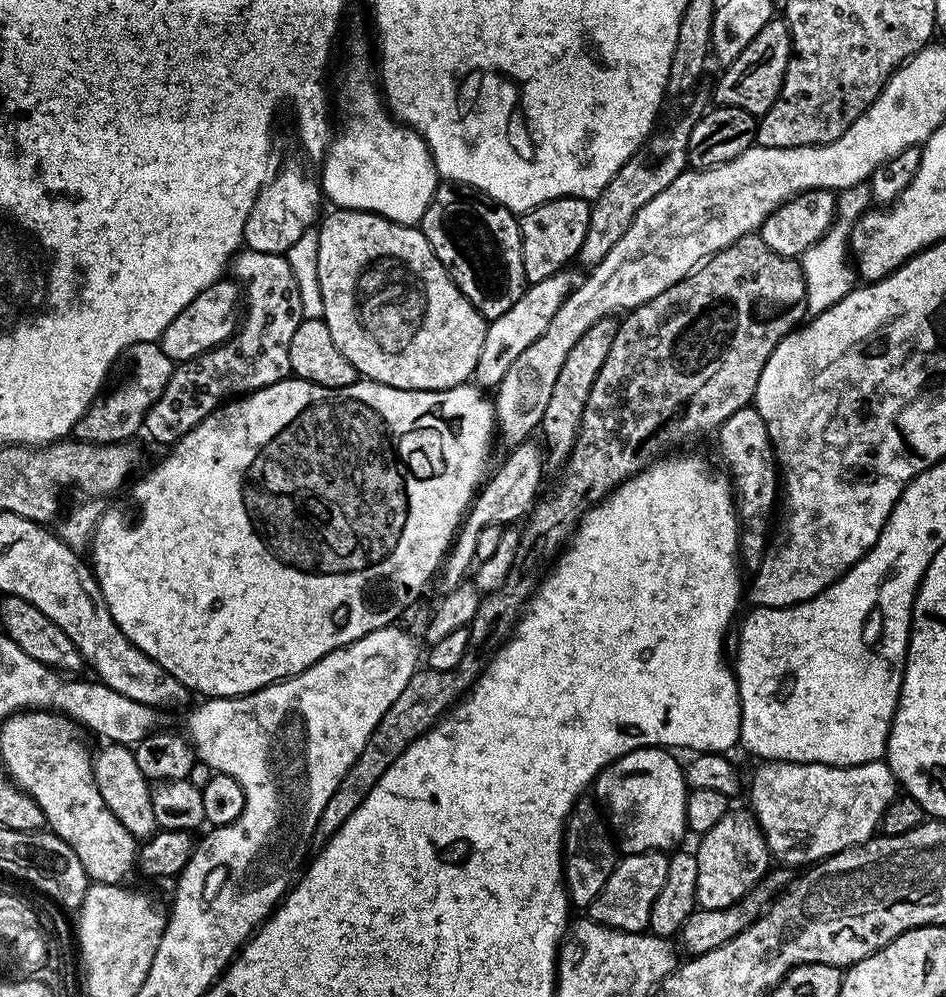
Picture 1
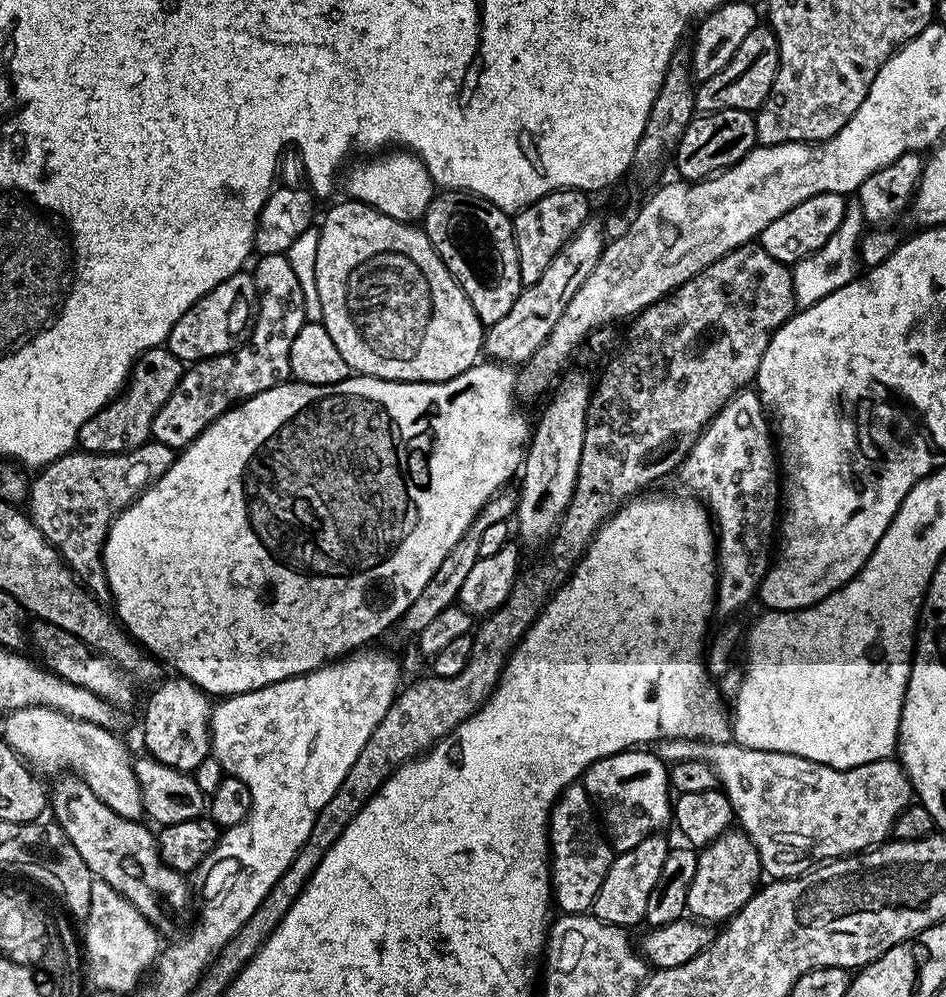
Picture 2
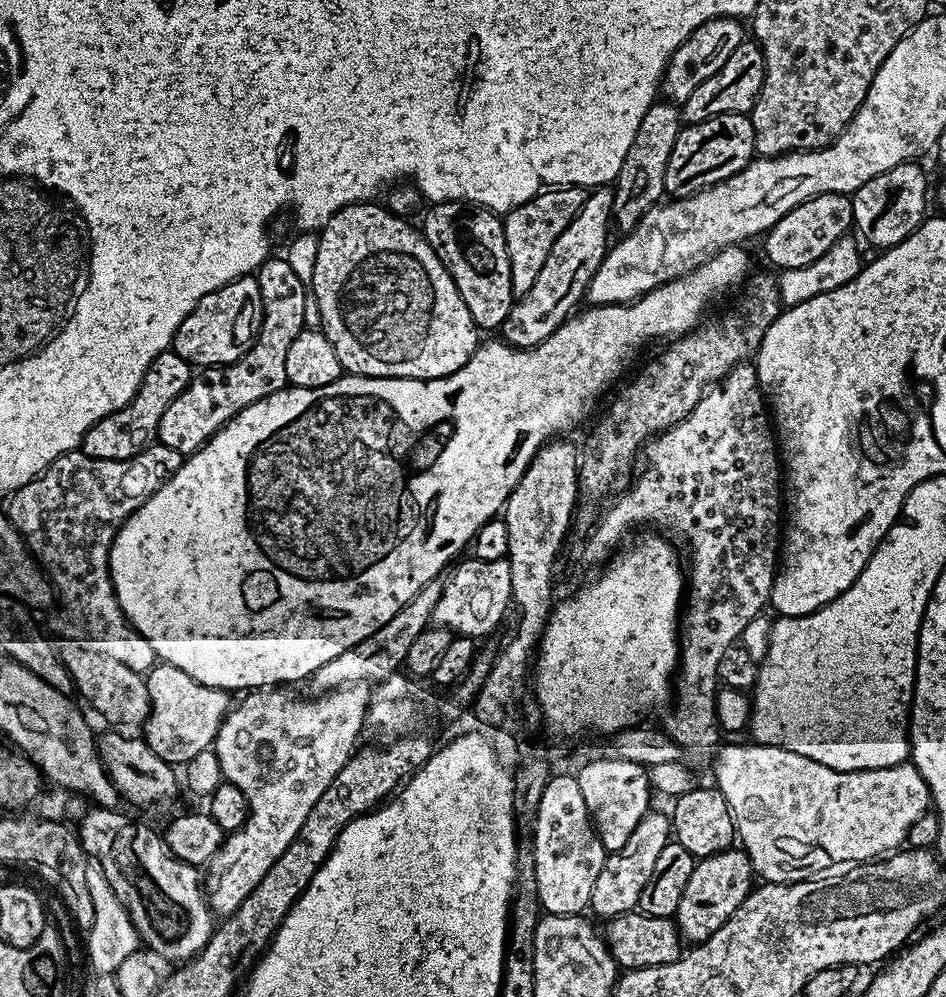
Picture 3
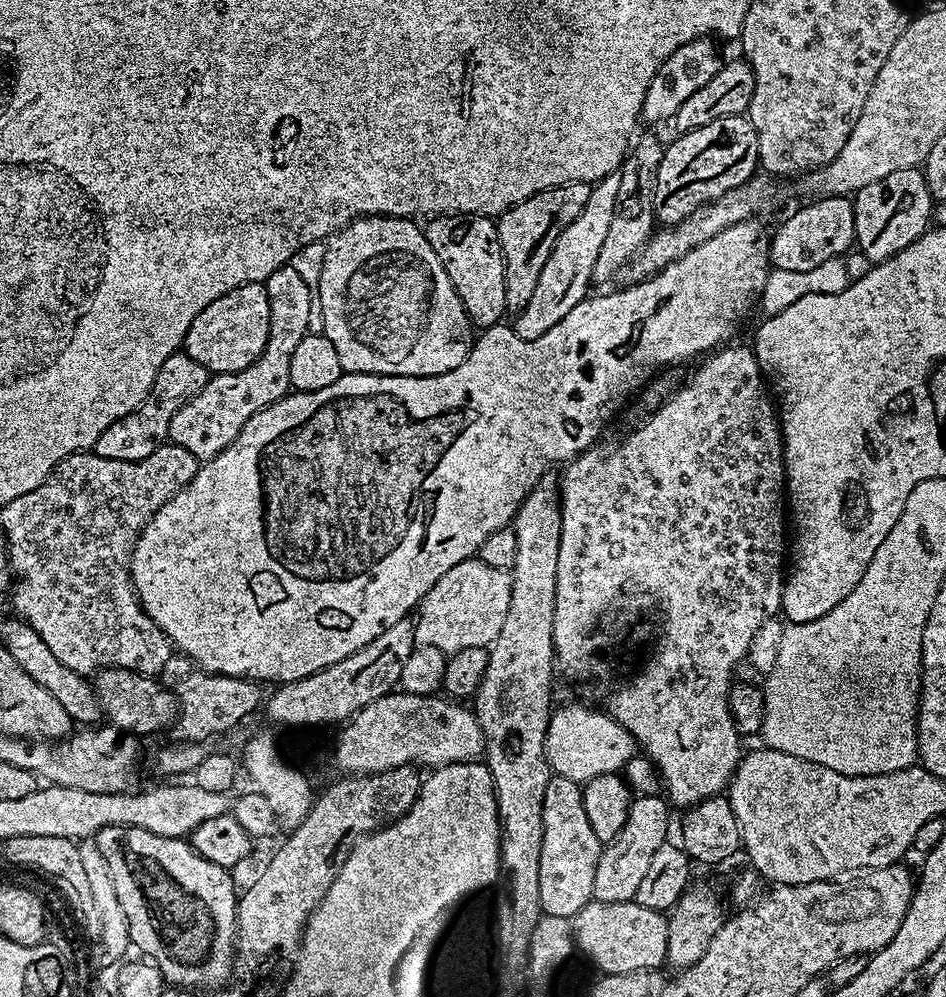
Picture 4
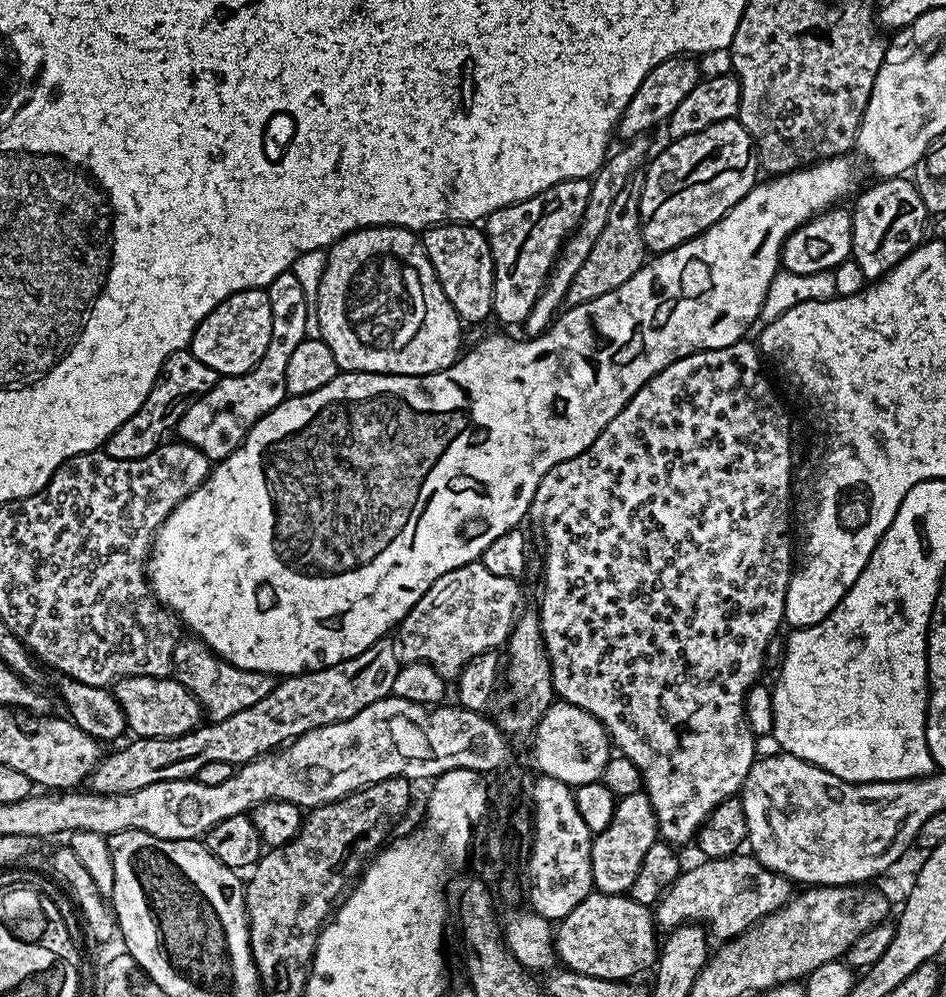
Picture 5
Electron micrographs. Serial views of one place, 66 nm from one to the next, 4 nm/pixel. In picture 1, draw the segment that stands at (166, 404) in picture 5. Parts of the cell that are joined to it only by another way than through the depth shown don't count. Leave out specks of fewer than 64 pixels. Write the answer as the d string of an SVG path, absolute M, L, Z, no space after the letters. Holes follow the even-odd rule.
M155 340L134 342L116 361L110 379L100 390L100 395L78 418L74 429L75 439L87 444L120 444L123 440L131 440L144 427L144 419L154 402L166 390L166 382L170 382L170 374L174 361L166 358L166 350L162 350Z

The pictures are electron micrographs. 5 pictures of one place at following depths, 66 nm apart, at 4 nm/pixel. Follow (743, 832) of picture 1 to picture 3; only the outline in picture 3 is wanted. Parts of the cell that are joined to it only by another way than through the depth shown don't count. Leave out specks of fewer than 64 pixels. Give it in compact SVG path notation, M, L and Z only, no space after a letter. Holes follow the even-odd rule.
M739 847L727 848L725 852L713 856L699 857L694 866L694 874L690 874L690 882L686 882L686 890L682 890L682 902L678 902L674 917L681 937L685 941L692 940L688 942L710 939L730 918L730 914L742 906L753 887L752 863L747 852Z

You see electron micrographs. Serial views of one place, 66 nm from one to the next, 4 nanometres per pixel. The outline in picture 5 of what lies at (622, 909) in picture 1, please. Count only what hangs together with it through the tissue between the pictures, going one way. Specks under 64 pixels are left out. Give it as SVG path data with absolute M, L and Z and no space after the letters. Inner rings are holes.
M642 790L615 801L609 825L592 837L592 886L611 896L631 893L634 877L646 858L646 850L658 842L656 815L650 798Z

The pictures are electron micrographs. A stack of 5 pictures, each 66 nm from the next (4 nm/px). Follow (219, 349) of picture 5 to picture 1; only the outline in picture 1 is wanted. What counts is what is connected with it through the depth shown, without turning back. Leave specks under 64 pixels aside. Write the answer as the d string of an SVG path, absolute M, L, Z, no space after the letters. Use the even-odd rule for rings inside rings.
M232 278L215 280L209 288L196 295L194 302L190 302L190 306L186 306L186 310L182 310L182 314L178 314L178 318L174 318L166 330L162 330L159 346L166 350L166 358L174 362L200 356L232 339L241 316L242 289L239 283Z

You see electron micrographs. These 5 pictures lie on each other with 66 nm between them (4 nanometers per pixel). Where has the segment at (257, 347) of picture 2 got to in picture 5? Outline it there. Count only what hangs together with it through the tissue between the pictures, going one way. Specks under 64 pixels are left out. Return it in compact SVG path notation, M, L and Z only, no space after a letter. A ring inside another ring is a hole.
M291 270L278 274L278 278L268 284L266 291L272 311L270 346L266 346L266 354L262 354L259 362L246 374L220 377L201 400L196 400L189 406L174 429L175 435L180 435L177 437L183 443L202 450L202 454L206 454L211 462L219 462L234 454L234 450L238 450L254 425L289 397L286 390L286 366L290 363L298 342L308 336L306 294L302 294L302 285L298 278L294 278Z

